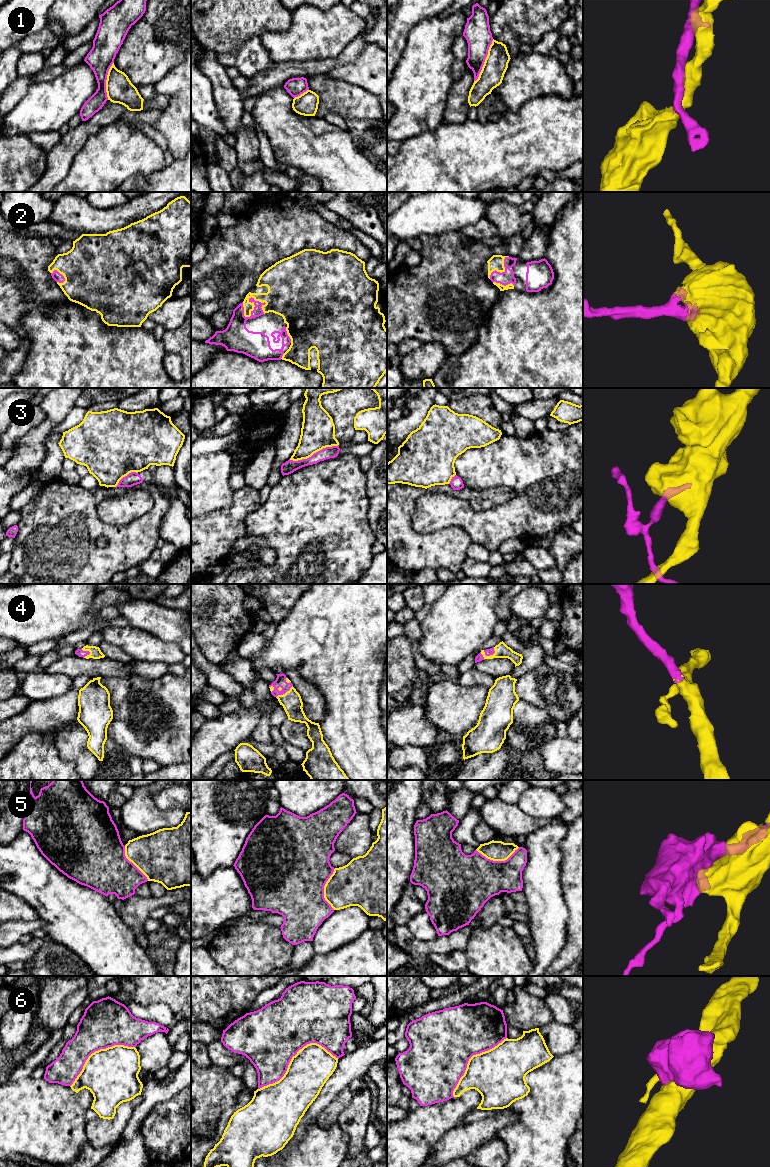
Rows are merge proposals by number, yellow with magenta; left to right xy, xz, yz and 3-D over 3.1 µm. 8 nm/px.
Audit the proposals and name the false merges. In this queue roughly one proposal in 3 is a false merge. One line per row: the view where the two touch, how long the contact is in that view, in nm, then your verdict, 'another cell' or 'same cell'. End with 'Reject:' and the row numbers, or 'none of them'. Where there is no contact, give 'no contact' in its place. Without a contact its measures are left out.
1: contact in yz; length 380 nm; another cell
2: contact in xz; length 220 nm; same cell
3: contact in xz; length 420 nm; another cell
4: contact in yz; length 130 nm; same cell
5: contact in yz; length 360 nm; same cell
6: contact in xz; length 700 nm; another cell
Reject: 1, 3, 6

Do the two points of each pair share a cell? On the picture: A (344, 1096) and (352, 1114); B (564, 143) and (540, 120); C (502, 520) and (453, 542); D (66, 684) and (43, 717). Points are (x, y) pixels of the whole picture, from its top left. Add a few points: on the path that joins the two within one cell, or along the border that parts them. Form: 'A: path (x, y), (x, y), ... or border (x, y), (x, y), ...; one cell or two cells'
A: border (349, 1087), (352, 1098), (340, 1114), (337, 1123); two cells
B: path (558, 137), (546, 126); one cell
C: border (460, 526), (468, 534), (472, 542); two cells
D: border (72, 687), (60, 695), (35, 701); two cells

